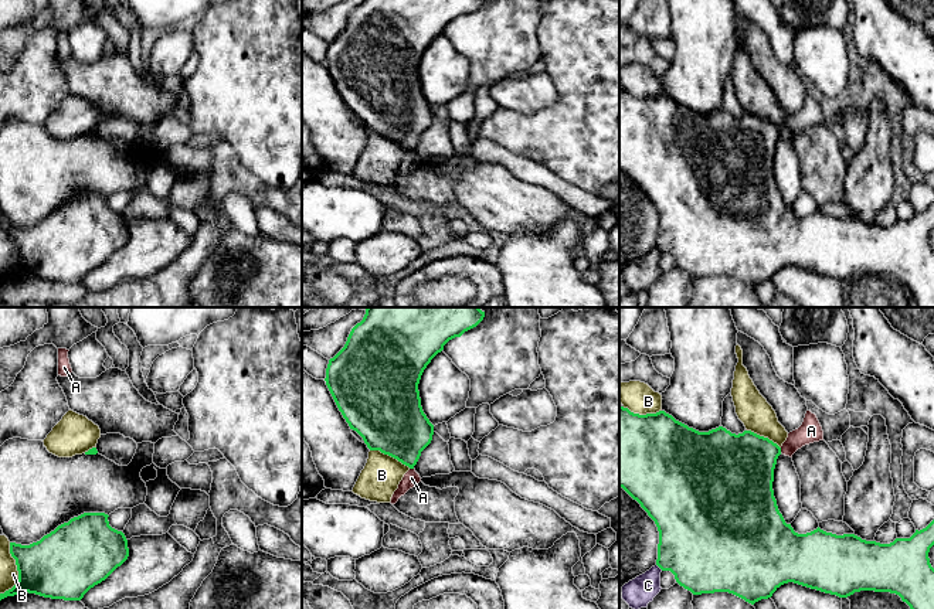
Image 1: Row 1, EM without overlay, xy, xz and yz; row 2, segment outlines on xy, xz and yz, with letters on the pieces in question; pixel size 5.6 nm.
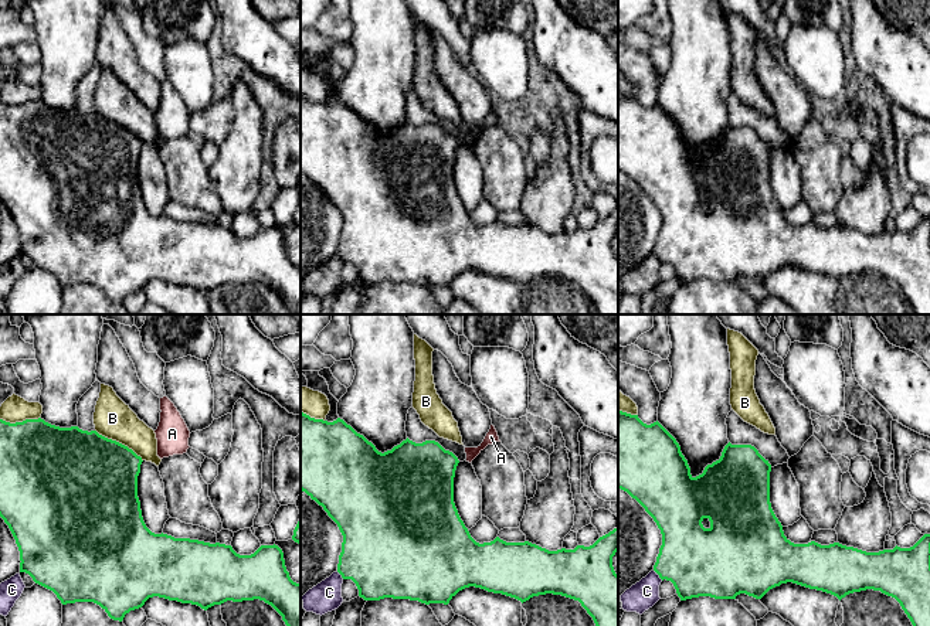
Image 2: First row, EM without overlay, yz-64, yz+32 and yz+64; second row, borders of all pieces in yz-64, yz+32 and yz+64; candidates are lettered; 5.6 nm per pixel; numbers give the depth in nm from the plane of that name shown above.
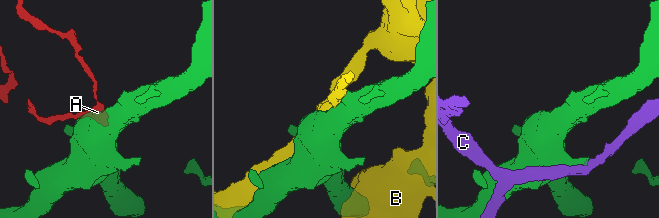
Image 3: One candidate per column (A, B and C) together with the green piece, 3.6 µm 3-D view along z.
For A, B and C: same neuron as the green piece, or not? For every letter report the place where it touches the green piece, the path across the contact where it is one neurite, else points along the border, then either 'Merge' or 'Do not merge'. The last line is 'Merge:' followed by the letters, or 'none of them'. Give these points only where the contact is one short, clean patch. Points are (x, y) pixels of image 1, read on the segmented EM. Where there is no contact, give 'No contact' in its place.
A: Touches green at yz (780, 451). Boundary: yz (780, 448), (781, 452). Do not merge
B: Touches green at xy (17, 570). Do not merge
C: Touches green at yz (659, 567). Do not merge
Merge: none of them

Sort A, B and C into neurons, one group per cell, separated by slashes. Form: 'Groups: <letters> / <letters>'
Groups: A / B / C

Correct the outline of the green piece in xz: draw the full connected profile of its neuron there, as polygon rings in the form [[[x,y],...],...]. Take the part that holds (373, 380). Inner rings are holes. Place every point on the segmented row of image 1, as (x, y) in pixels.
[[[367,307],[366,314],[357,323],[344,347],[329,360],[326,368],[326,385],[349,423],[370,450],[380,450],[403,465],[414,469],[421,452],[431,443],[434,425],[421,406],[418,384],[431,360],[444,350],[444,346],[476,327],[485,317],[479,307]]]

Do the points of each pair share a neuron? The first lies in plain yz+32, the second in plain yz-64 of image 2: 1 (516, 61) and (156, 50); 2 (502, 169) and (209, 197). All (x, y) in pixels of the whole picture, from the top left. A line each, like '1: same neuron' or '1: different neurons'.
1: different neurons
2: same neuron

